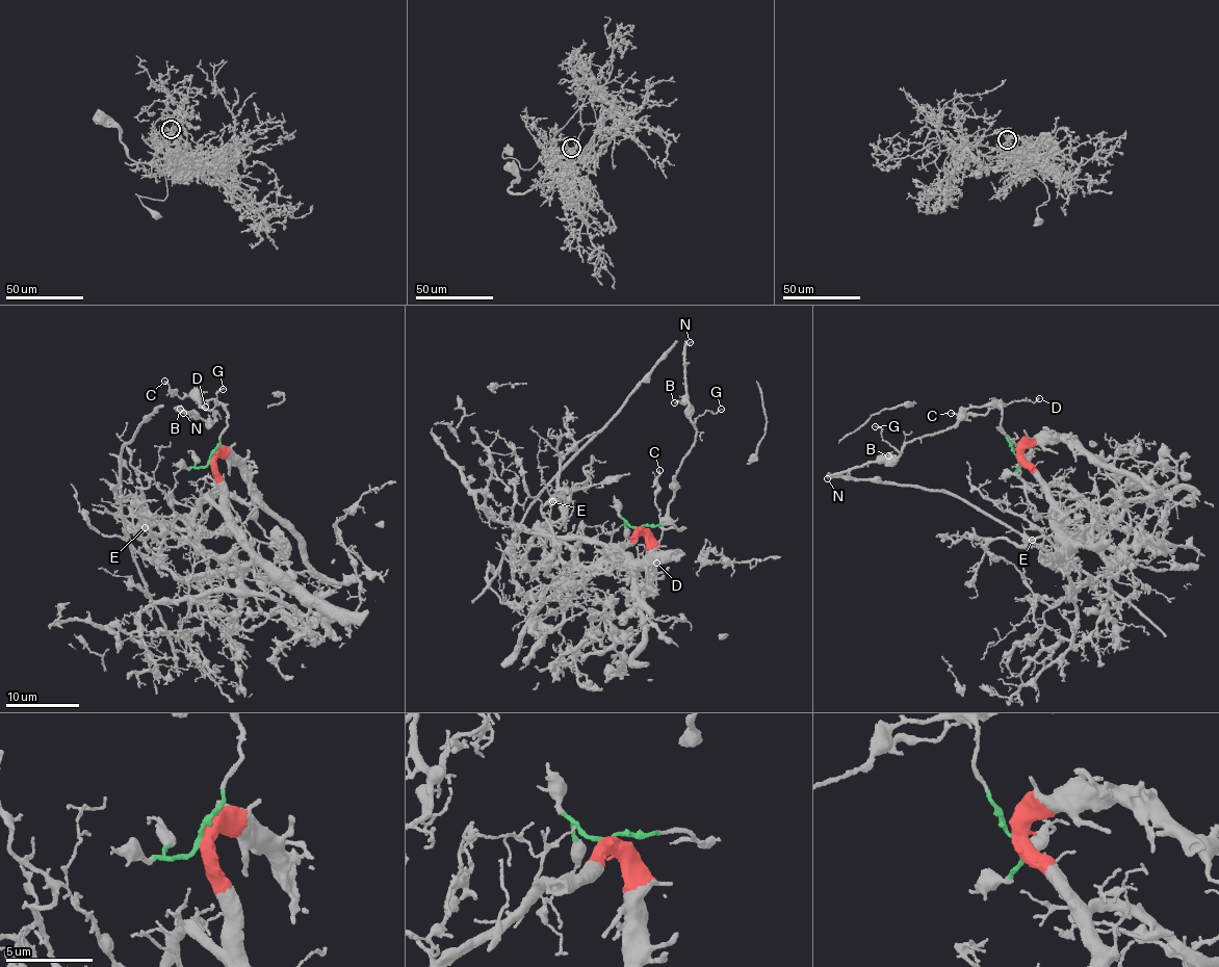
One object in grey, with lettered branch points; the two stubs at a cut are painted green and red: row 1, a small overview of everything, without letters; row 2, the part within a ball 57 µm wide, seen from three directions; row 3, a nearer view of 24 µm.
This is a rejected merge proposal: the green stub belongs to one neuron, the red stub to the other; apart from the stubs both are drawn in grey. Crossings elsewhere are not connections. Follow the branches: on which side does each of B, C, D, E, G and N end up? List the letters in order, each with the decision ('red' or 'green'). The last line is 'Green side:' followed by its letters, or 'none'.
B: green
C: green
D: green
E: red
G: green
N: green
Green side: B, C, D, G, N

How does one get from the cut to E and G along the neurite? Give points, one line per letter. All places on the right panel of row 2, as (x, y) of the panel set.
E: (1017, 456), (1039, 480), (1049, 510), (1061, 525), (1083, 538), (1067, 568), (1062, 557), (1031, 540)
G: (1017, 456), (1001, 423), (1000, 401), (1005, 404), (971, 408), (957, 423), (918, 438), (899, 451), (874, 426)

